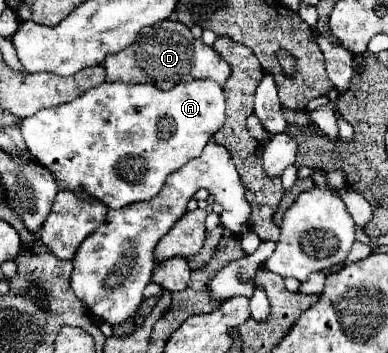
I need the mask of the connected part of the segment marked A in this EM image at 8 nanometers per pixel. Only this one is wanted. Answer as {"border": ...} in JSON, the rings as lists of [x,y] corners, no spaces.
{"border":[[[211,79],[179,83],[169,91],[161,91],[151,85],[103,83],[85,91],[85,95],[71,103],[43,109],[33,117],[23,119],[21,133],[31,155],[51,171],[59,189],[71,193],[87,191],[109,209],[121,209],[137,201],[153,199],[165,185],[169,173],[201,155],[207,141],[223,127],[223,121],[225,95],[219,83]]]}

